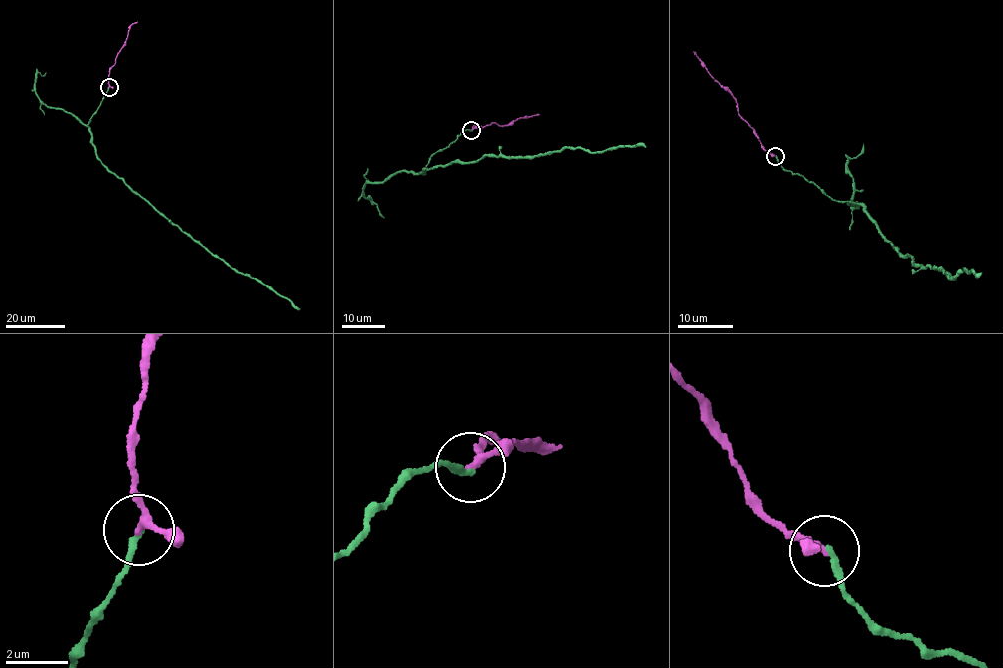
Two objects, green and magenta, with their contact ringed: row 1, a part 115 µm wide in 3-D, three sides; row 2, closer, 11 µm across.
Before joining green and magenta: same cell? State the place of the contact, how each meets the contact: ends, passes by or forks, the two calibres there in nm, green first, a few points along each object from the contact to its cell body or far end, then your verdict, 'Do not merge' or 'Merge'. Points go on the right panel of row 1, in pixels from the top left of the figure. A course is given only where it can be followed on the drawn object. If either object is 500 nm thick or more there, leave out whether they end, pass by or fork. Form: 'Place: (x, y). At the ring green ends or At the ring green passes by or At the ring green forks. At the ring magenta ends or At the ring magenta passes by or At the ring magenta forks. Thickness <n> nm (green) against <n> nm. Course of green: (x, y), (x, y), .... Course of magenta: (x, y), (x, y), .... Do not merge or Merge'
Place: (775, 156). At the ring green ends. At the ring magenta passes by. Thickness 200 nm (green) against 200 nm. Course of green: (776, 155), (836, 201), (863, 207), (884, 241), (911, 263), (953, 278), (963, 267), (981, 272). Course of magenta: (774, 155), (763, 148), (757, 135), (739, 114), (736, 101), (711, 75), (693, 51). Merge

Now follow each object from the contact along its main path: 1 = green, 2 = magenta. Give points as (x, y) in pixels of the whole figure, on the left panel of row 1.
1: (109, 87), (87, 126), (97, 158), (213, 255), (233, 269), (271, 287), (300, 309)
2: (109, 86), (109, 71), (131, 25), (137, 21)

